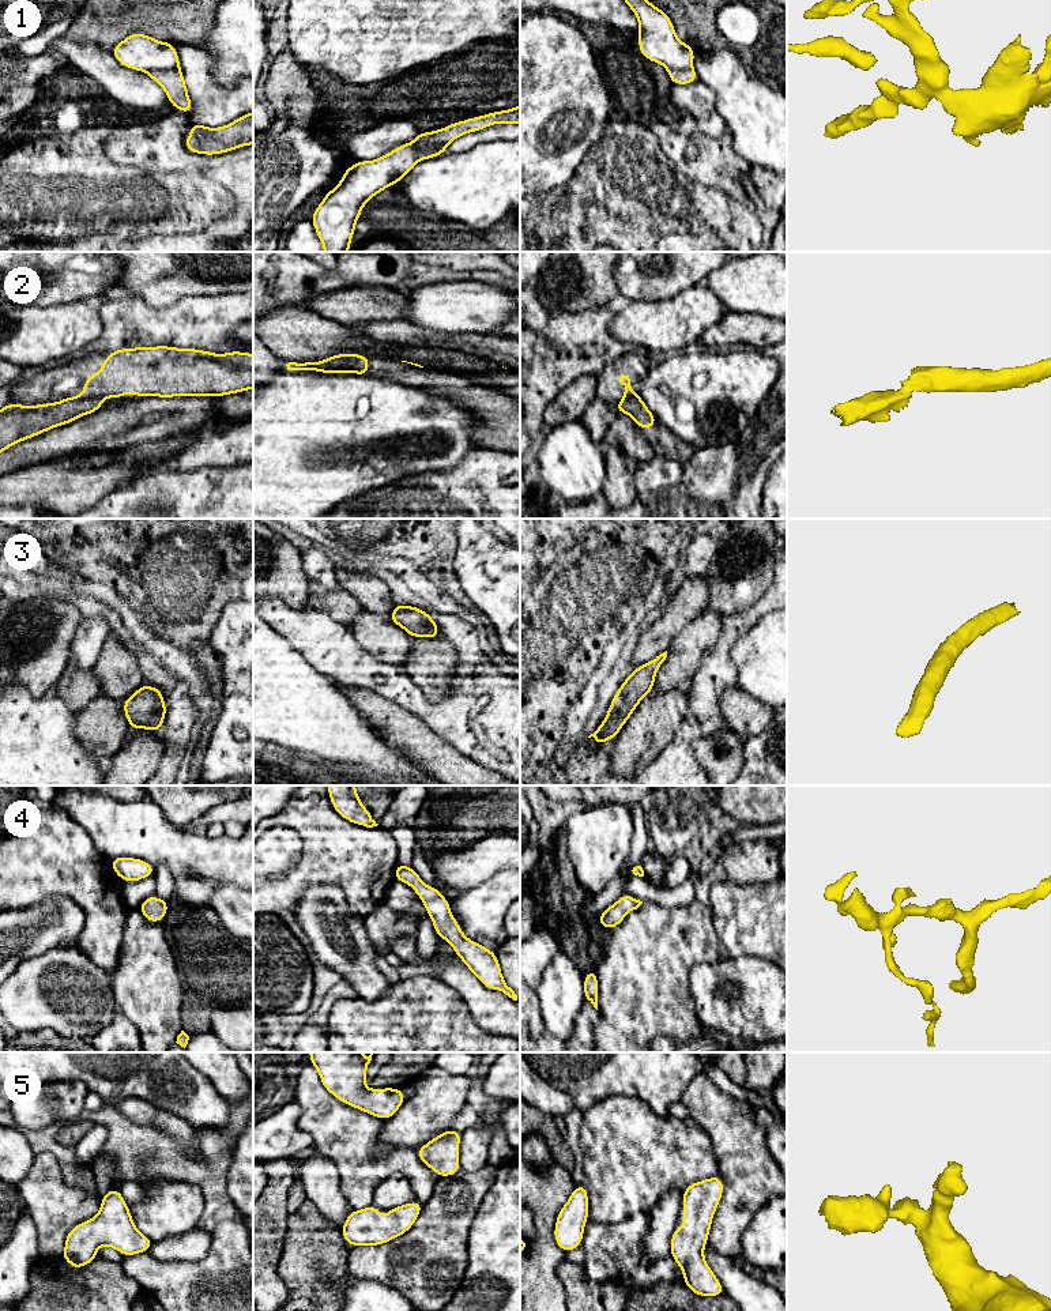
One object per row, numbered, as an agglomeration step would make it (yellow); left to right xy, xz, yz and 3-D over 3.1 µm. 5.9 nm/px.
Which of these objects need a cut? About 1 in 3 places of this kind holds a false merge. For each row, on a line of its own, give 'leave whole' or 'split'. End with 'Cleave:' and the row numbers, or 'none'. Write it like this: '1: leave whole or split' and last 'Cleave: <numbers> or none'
1: split
2: split
3: leave whole
4: leave whole
5: leave whole
Cleave: 1, 2

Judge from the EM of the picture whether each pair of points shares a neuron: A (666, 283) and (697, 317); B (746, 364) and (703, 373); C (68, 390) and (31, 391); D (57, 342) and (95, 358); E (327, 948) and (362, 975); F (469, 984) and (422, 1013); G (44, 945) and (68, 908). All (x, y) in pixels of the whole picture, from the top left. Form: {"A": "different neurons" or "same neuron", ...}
{"A": "different neurons", "B": "same neuron", "C": "same neuron", "D": "different neurons", "E": "same neuron", "F": "different neurons", "G": "same neuron"}

